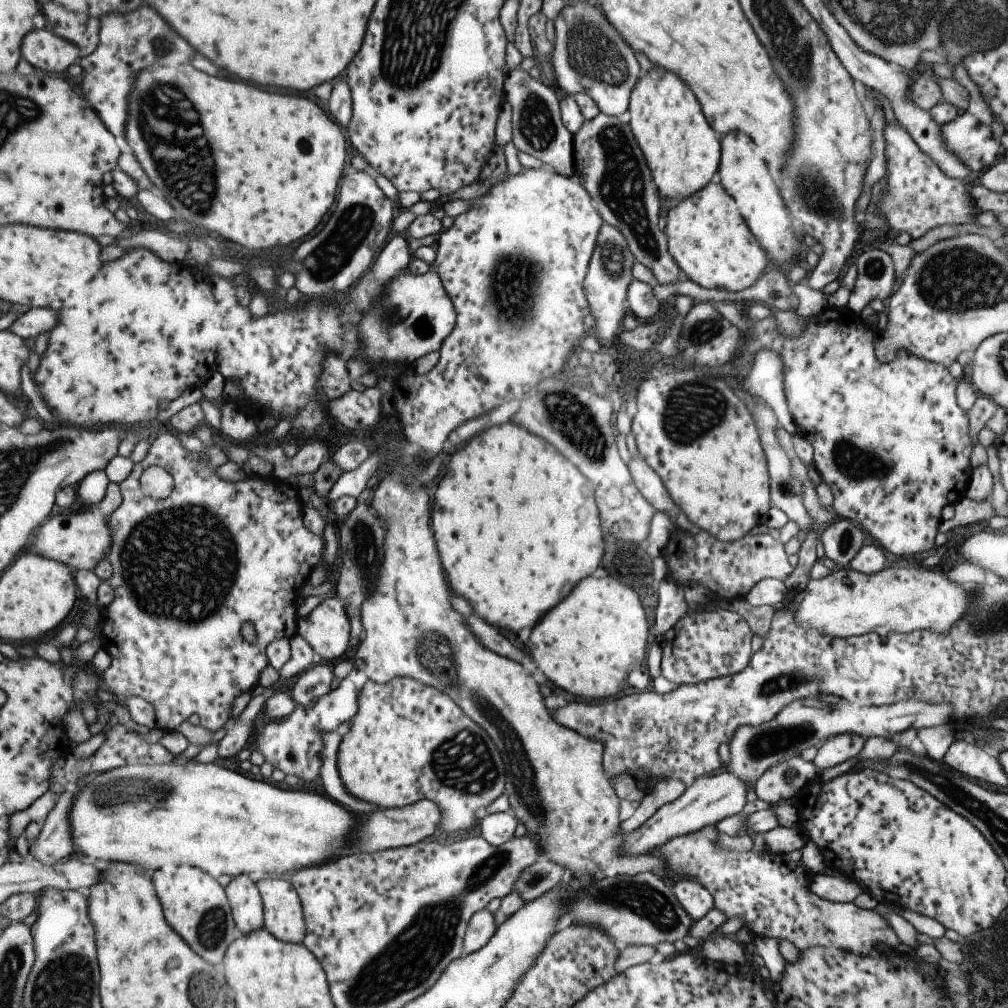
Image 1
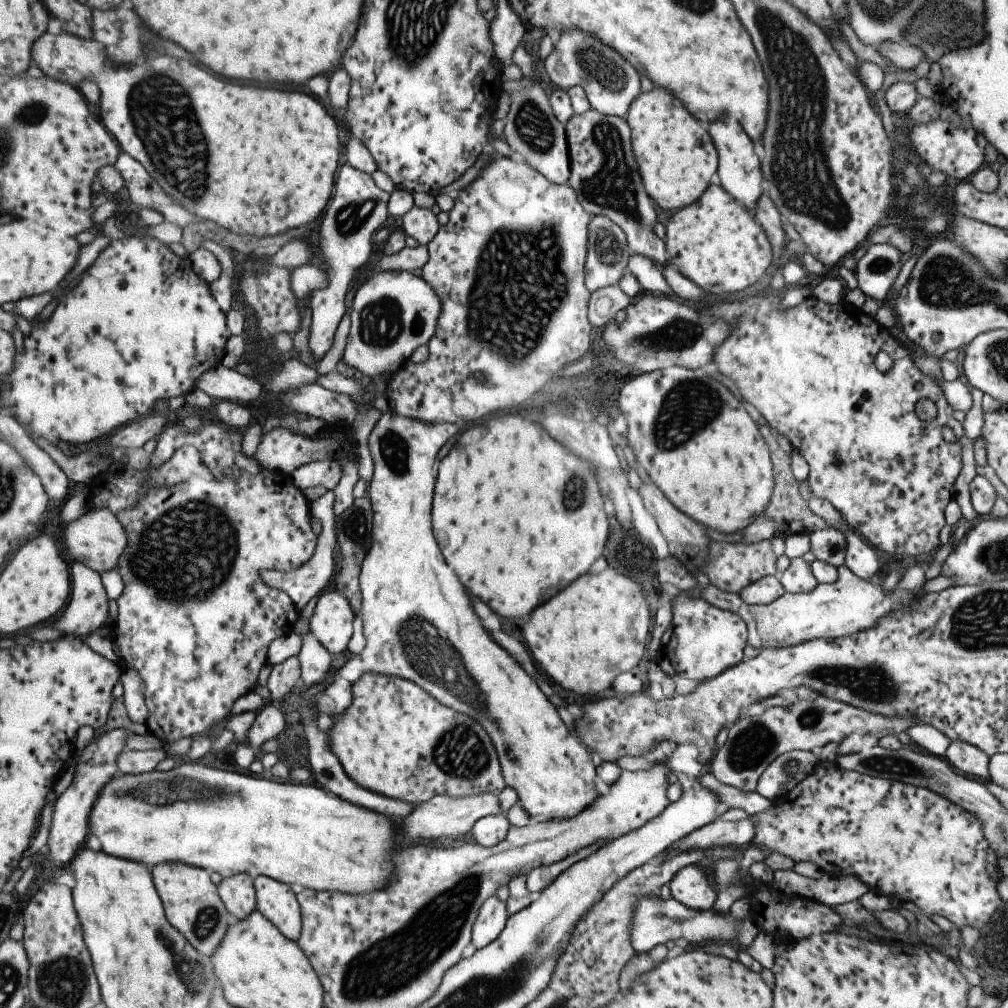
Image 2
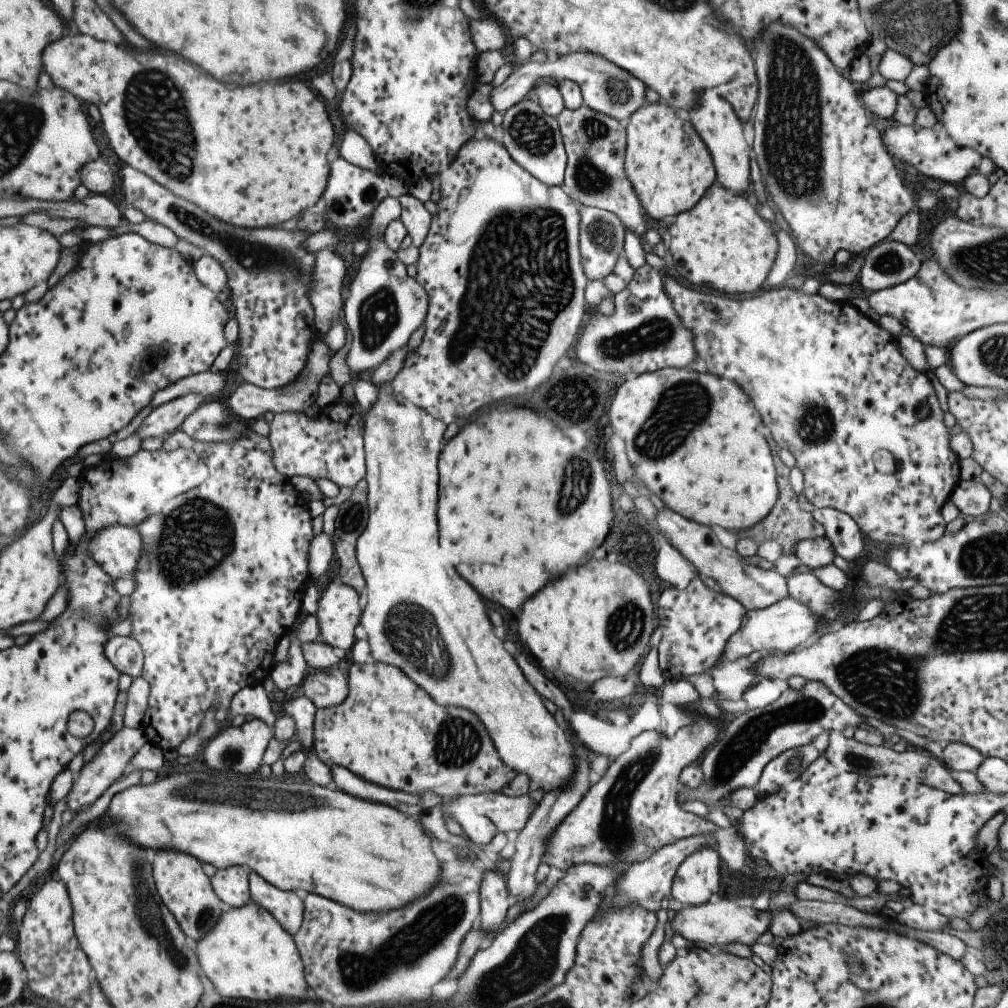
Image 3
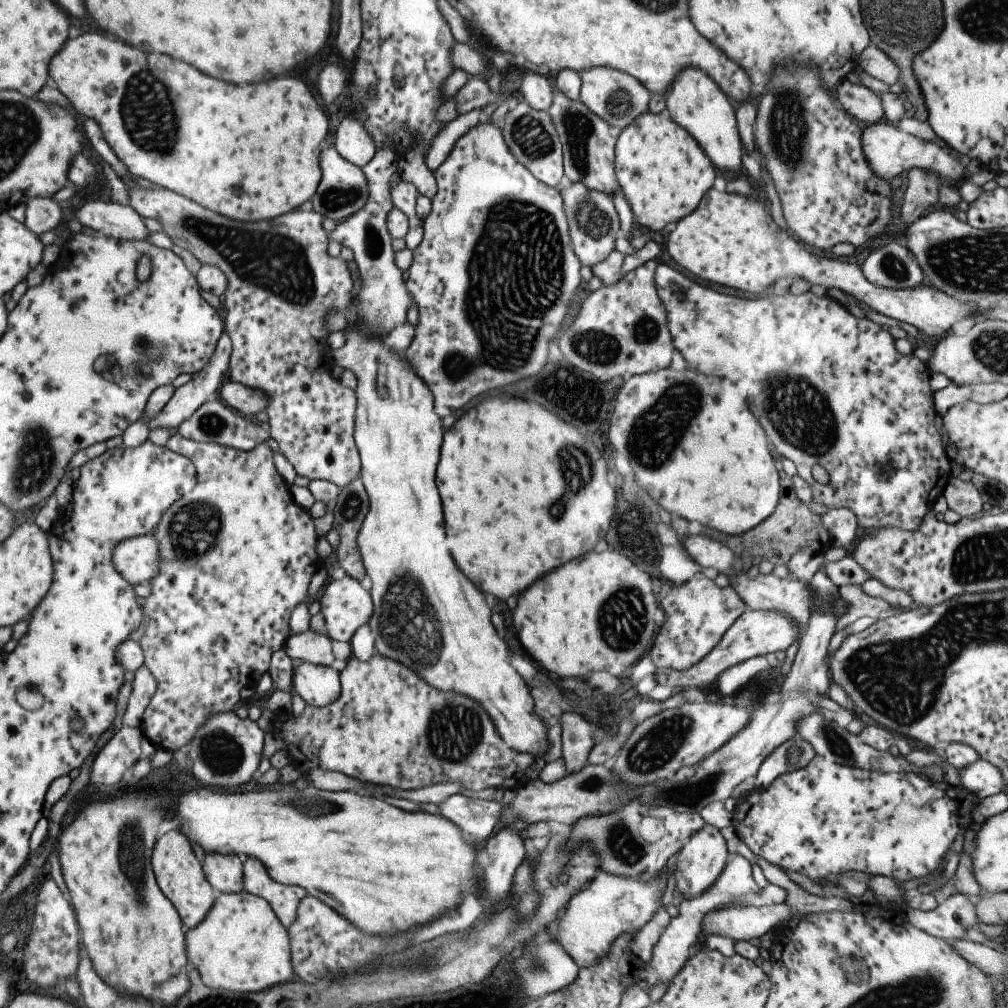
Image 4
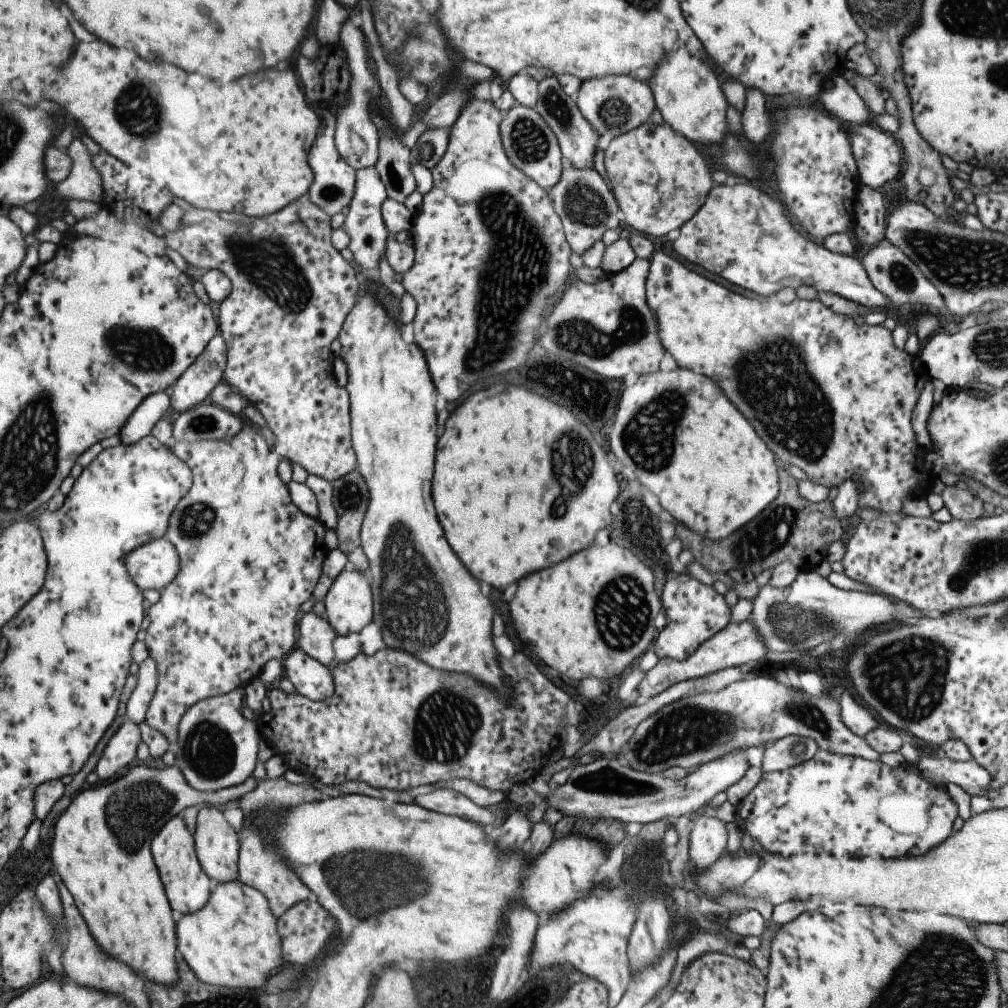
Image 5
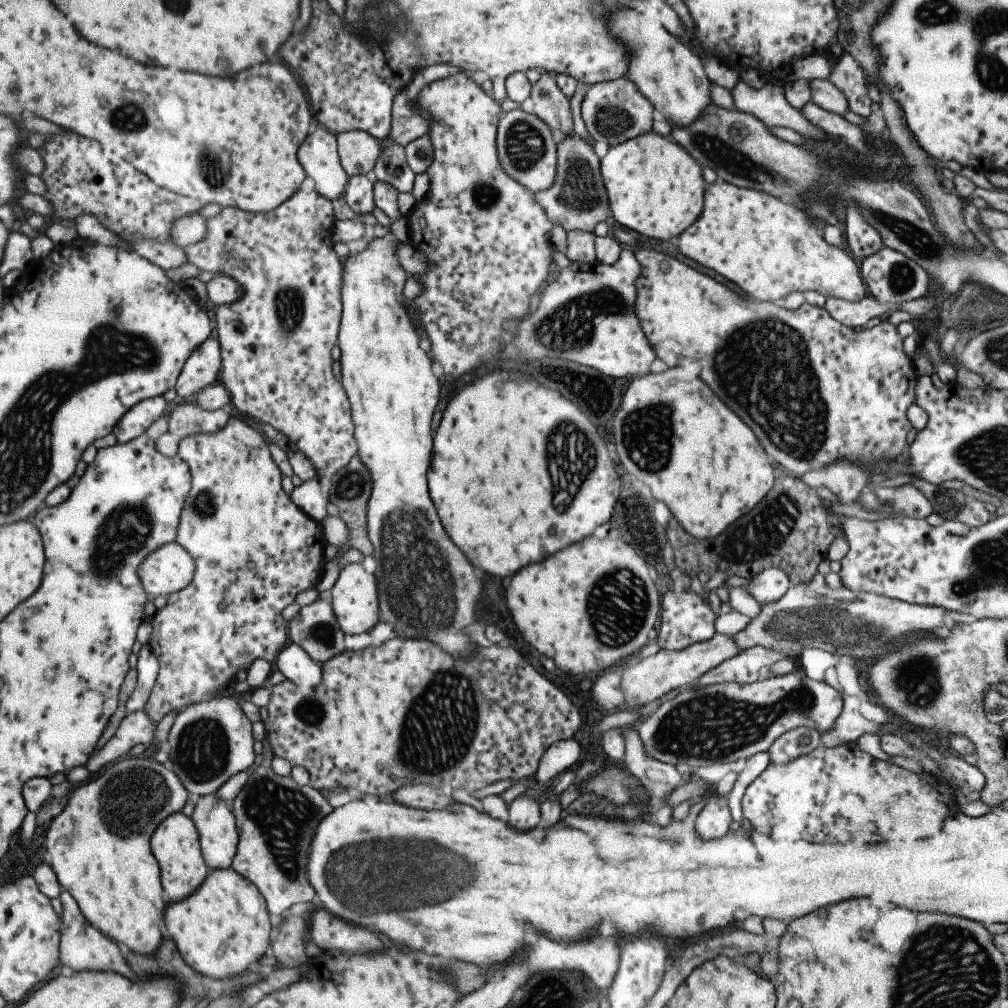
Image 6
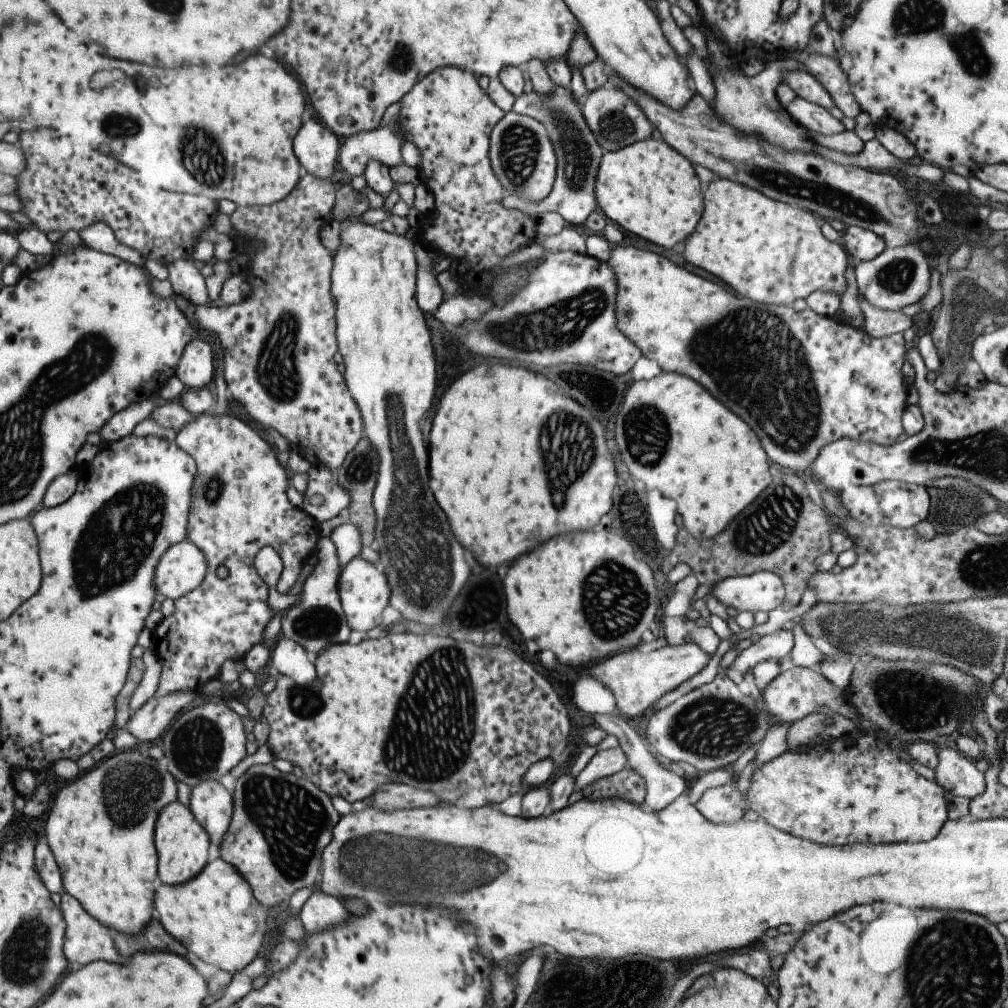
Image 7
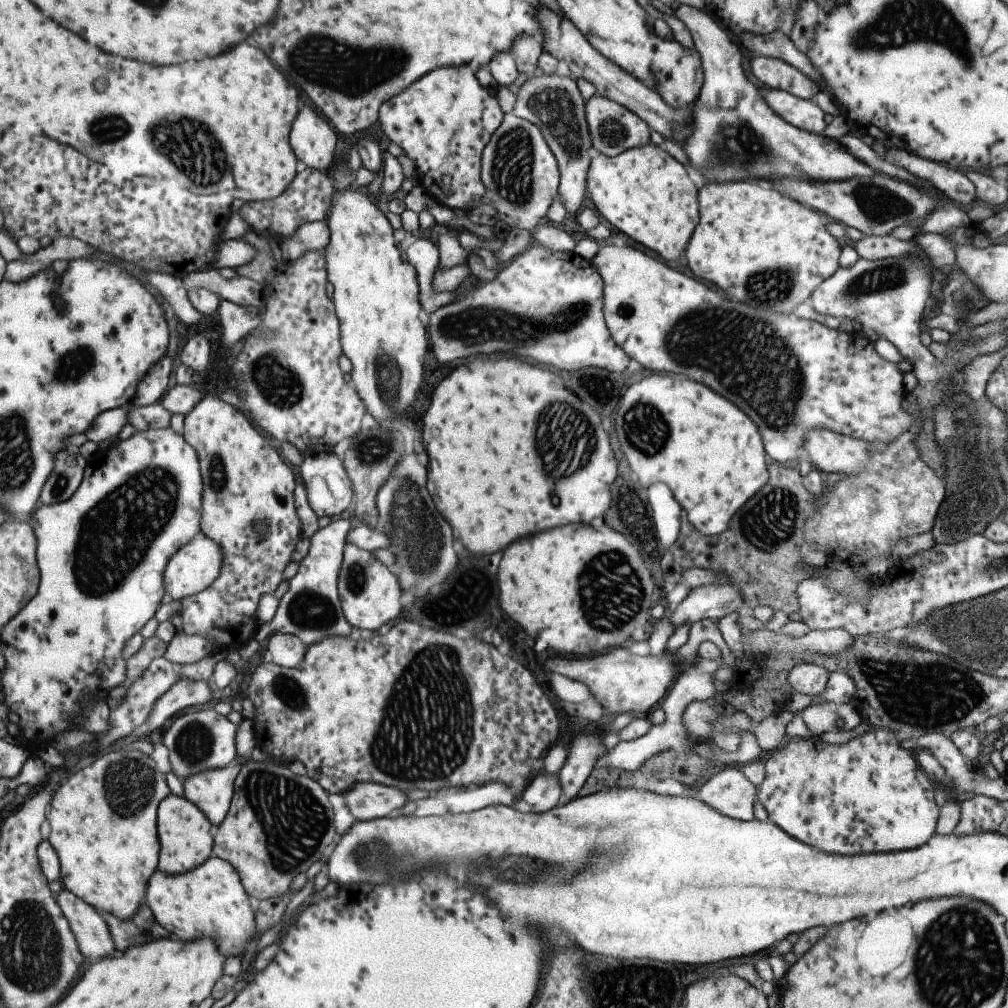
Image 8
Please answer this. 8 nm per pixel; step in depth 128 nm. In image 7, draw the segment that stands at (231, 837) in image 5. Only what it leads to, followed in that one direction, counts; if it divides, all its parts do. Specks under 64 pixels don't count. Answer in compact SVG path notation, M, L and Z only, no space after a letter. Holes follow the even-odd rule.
M203 780L190 789L189 812L207 832L209 842L219 847L229 828L232 796L217 780Z

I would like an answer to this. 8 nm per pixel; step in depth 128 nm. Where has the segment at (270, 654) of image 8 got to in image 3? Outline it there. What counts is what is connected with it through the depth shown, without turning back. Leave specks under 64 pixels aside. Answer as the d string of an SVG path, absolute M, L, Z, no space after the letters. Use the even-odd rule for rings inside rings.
M335 667L307 672L302 682L302 693L316 709L337 706L347 696L347 681Z

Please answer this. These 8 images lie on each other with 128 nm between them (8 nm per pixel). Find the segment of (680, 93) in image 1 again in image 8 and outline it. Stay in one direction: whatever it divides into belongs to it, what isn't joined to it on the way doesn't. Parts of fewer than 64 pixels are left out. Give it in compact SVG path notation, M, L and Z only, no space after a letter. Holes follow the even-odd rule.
M649 142L612 157L595 154L585 180L593 208L613 228L665 261L679 258L698 223L698 188L687 177L683 165L669 156L662 145Z

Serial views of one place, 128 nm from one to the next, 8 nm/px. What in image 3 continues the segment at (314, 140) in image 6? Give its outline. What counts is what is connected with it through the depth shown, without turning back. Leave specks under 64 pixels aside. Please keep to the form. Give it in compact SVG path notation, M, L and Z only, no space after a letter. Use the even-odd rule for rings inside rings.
M341 156L329 160L328 163L329 174L325 190L323 190L319 201L325 203L322 214L325 214L327 220L333 224L335 231L347 230L347 232L351 232L365 226L367 220L371 218L373 210L377 208L377 204L383 198L398 198L408 192L408 187L399 178L385 174L376 175L374 172L349 164Z

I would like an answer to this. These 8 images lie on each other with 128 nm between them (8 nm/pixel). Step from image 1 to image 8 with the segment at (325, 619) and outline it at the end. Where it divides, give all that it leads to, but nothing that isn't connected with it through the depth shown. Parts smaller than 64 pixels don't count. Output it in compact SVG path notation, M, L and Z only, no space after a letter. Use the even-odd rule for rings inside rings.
M344 542L341 566L337 576L337 596L339 596L343 618L351 626L375 632L381 624L399 617L401 593L396 576L385 564L381 564L371 551L361 550L353 542Z

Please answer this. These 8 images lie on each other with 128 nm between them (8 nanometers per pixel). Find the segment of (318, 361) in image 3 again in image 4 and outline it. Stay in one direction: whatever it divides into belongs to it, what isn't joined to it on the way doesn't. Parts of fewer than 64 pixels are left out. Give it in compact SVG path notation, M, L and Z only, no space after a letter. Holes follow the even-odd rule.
M234 381L223 384L218 389L217 395L221 396L238 415L254 416L263 411L268 404L268 397L259 389L251 389Z

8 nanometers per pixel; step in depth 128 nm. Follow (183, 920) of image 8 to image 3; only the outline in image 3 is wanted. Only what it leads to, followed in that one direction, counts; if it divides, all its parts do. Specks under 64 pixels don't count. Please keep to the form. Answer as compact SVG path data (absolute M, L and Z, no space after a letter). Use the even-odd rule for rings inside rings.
M251 900L239 908L227 907L217 924L193 945L197 962L201 964L201 974L225 998L297 1002L311 993L303 978L303 966L292 935L285 932L267 910Z

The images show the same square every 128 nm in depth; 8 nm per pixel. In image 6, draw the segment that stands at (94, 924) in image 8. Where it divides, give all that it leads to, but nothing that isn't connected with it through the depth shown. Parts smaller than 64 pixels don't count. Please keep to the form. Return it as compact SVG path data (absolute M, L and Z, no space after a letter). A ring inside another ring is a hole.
M62 890L59 894L62 906L60 914L60 937L58 942L58 960L72 972L81 972L81 970L97 970L97 972L117 972L129 980L133 980L133 974L123 960L123 956L110 938L105 938L94 926L89 926L87 920L83 918L77 903L73 897L66 891Z

